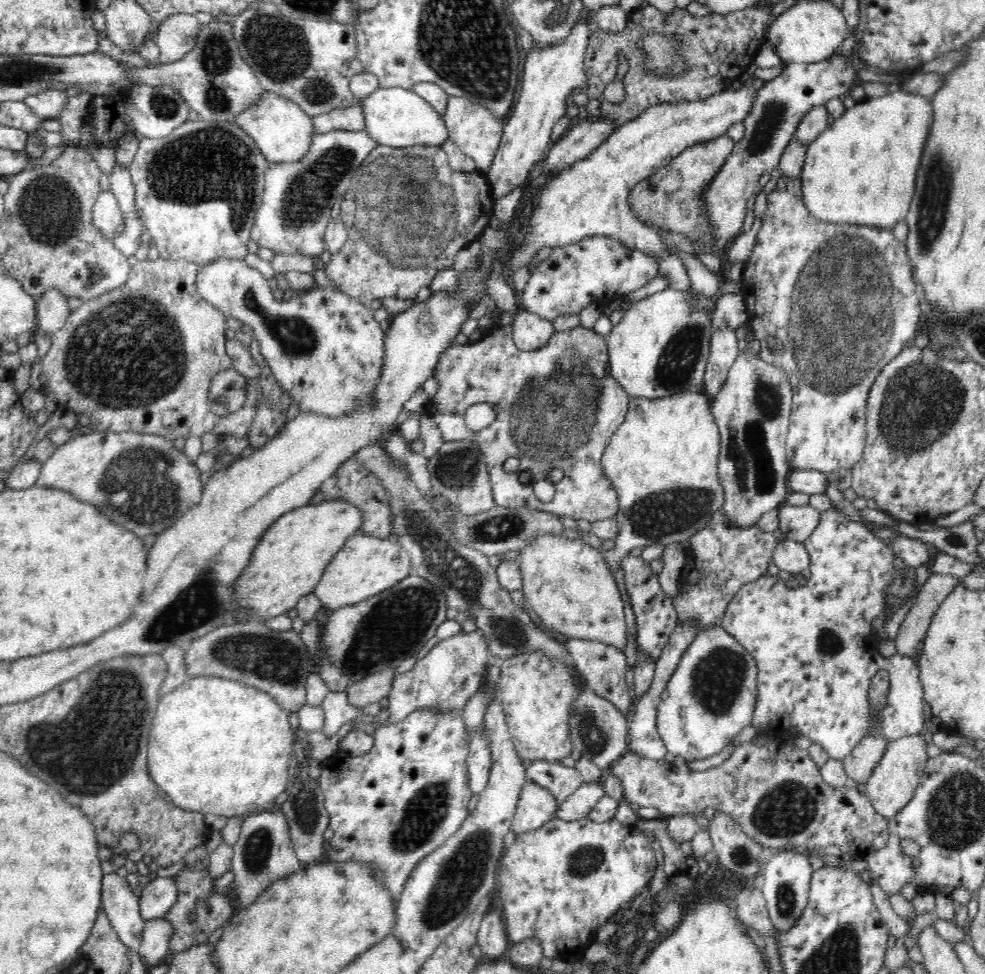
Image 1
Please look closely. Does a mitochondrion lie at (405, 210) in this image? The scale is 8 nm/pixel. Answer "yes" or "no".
yes

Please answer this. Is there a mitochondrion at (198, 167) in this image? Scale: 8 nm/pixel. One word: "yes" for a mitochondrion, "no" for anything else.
yes

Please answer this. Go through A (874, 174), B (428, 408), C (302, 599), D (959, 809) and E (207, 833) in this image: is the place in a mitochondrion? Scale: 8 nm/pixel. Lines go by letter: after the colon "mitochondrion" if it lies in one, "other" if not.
A: other
B: other
C: other
D: mitochondrion
E: other

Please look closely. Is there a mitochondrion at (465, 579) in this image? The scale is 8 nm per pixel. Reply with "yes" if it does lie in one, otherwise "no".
yes

